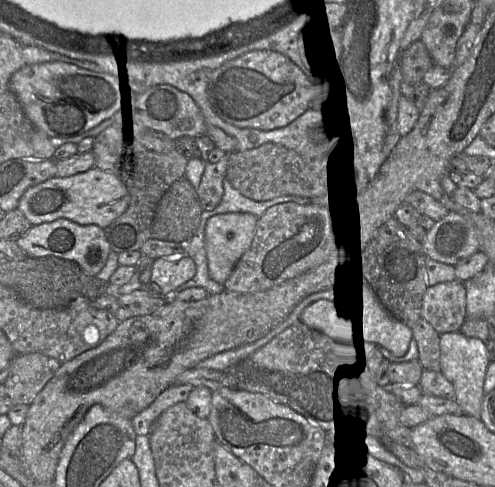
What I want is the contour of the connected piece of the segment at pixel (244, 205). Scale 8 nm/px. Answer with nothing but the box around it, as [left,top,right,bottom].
[206,179,292,217]

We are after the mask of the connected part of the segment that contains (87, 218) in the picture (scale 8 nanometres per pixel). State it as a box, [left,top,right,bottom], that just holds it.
[17,167,130,229]

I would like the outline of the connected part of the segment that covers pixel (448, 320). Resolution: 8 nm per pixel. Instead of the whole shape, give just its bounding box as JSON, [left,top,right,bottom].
[421,280,467,335]

